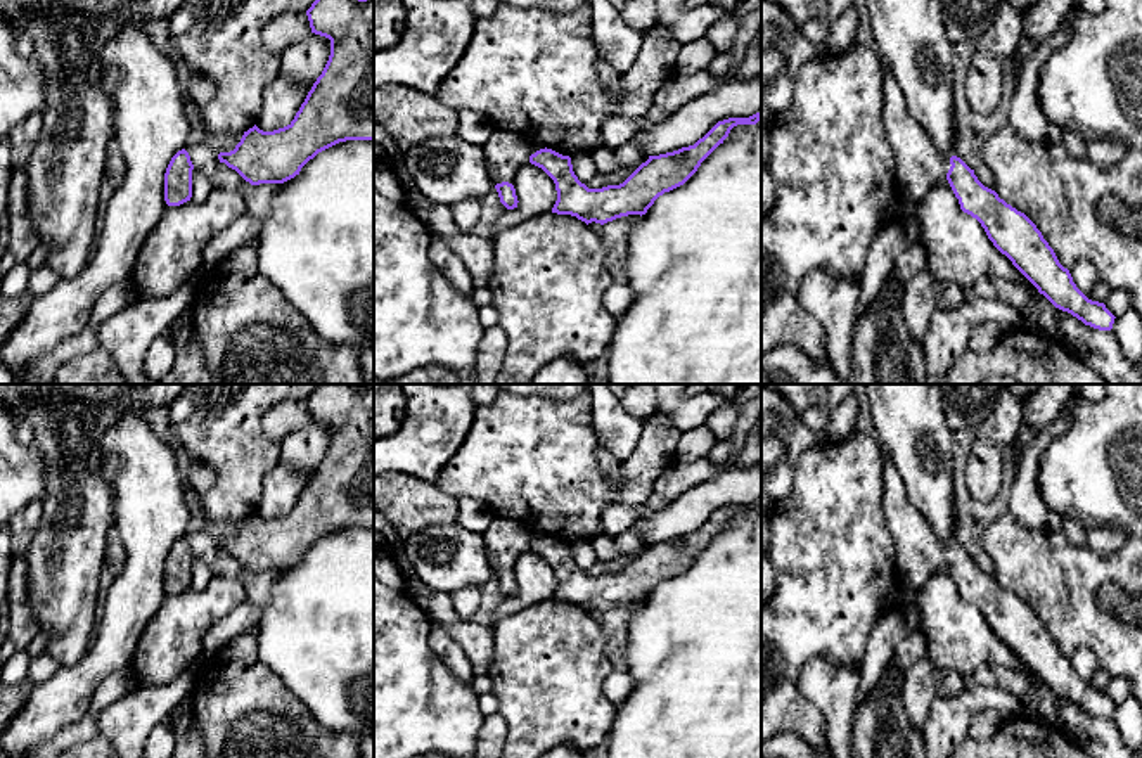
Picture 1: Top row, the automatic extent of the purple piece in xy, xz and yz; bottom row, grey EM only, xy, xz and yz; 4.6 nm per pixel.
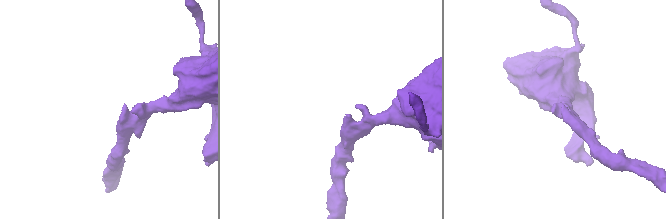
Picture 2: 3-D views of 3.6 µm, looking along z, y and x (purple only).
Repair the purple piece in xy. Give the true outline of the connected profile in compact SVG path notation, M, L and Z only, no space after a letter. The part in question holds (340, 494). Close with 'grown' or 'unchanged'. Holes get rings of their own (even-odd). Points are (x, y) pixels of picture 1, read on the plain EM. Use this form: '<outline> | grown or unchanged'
M317 384L306 398L311 421L330 427L330 443L294 507L279 517L263 519L256 512L244 519L230 540L220 540L220 550L235 557L251 573L284 571L318 540L346 528L374 528L374 384Z | unchanged

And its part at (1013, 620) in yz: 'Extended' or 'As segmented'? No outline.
Extended

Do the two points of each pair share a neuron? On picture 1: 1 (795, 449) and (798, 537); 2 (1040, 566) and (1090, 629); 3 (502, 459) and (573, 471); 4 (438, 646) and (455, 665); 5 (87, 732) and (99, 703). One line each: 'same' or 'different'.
1: different
2: same
3: same
4: same
5: same

